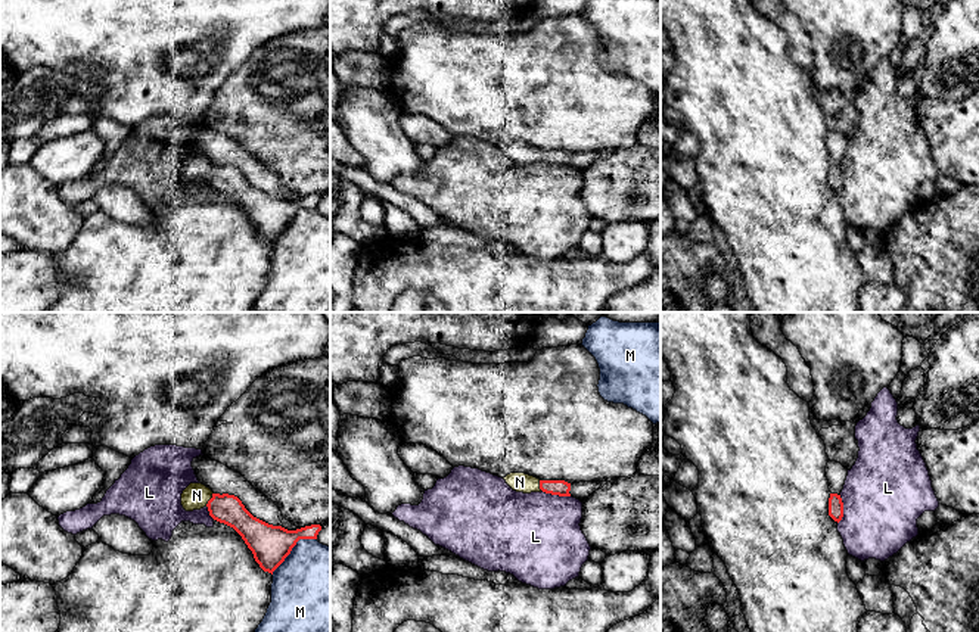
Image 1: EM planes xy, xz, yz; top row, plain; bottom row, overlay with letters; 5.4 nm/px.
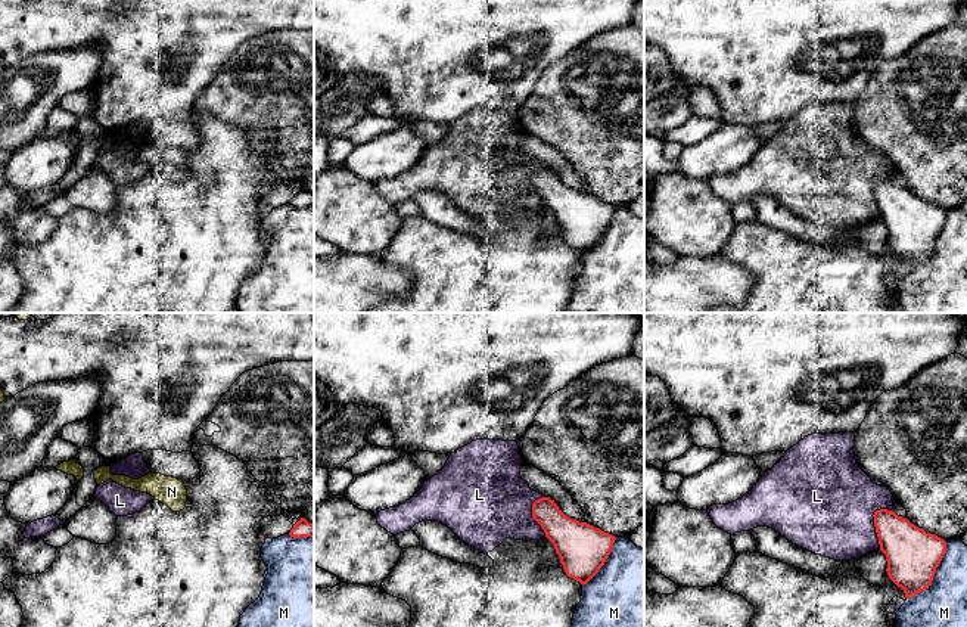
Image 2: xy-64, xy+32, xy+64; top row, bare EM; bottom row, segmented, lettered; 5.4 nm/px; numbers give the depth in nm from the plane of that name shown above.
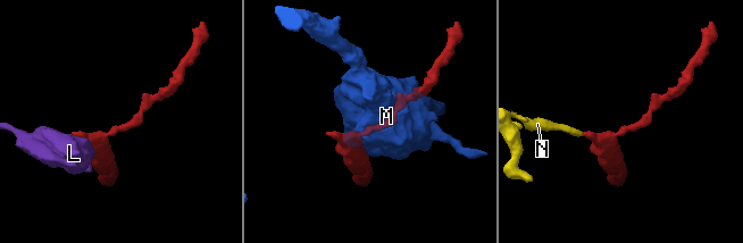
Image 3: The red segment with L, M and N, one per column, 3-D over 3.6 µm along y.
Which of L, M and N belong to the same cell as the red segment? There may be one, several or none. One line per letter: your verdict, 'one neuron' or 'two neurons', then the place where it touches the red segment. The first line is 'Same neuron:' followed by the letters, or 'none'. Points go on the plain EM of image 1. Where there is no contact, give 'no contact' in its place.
Same neuron: N
L: two neurons; contact xz (556, 164)
M: two neurons; contact xy (292, 217)
N: one neuron; contact xy (210, 170)

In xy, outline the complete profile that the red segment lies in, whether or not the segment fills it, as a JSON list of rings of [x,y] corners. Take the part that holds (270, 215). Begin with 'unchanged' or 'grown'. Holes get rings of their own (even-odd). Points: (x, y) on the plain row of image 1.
grown | [[[190,153],[181,164],[186,181],[208,178],[209,186],[233,197],[252,221],[264,242],[273,242],[285,231],[299,209],[317,209],[320,194],[288,200],[254,187],[242,171],[229,164],[214,164],[202,153]]]

